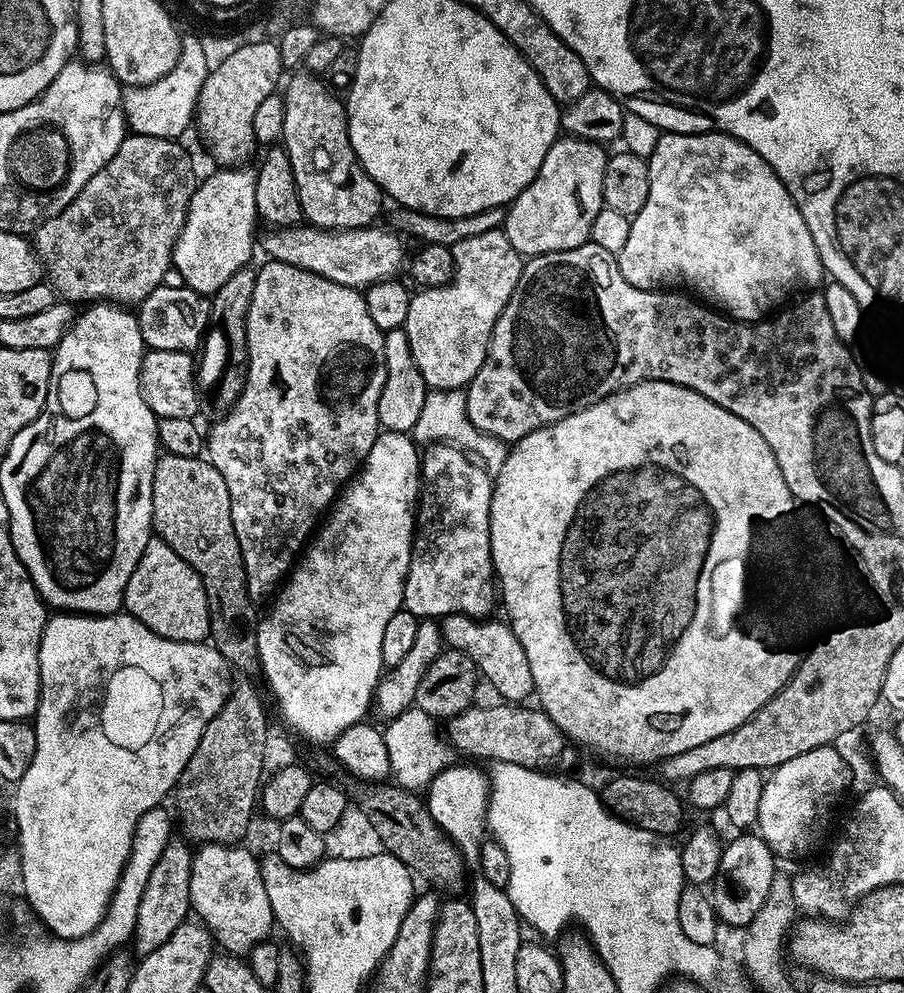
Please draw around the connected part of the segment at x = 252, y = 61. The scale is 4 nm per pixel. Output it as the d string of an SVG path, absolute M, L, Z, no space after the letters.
M268 39L242 46L230 58L219 61L209 71L201 94L197 98L195 123L199 126L200 136L208 147L208 152L220 166L240 166L252 151L258 148L254 138L254 113L258 105L271 92L277 91L280 80L280 45Z

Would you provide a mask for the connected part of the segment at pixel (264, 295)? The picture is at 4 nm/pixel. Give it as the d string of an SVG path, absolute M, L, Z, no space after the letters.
M268 260L264 265L259 265L254 282L254 298L250 298L250 310L246 318L246 346L248 373L244 388L235 406L223 413L212 429L207 429L206 456L218 470L218 474L226 478L226 490L230 490L232 499L230 514L234 518L234 534L238 534L238 546L242 550L242 562L246 570L246 590L253 605L260 606L264 599L267 601L281 587L294 561L309 543L318 521L329 511L341 489L356 475L364 459L370 454L376 437L380 435L382 429L378 418L378 398L382 398L382 386L386 382L386 354L384 333L378 326L374 326L374 318L370 318L363 295L357 289L330 282L330 278L310 274L310 270L302 270L298 266L286 266L286 262L277 260Z

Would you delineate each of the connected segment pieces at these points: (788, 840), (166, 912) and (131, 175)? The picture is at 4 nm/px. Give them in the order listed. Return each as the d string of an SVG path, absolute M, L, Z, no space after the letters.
M829 746L798 754L790 762L771 769L762 790L762 806L758 806L758 835L764 839L777 857L804 856L820 844L832 807L848 788L848 764L839 747Z
M173 838L169 840L166 850L162 850L158 863L154 865L154 871L150 879L146 881L146 890L142 894L142 902L138 906L138 922L134 933L134 945L140 951L141 957L149 956L178 926L187 921L190 916L192 903L190 902L190 870L194 848L191 843L183 839Z
M125 135L114 158L82 186L70 206L36 227L34 247L44 266L47 283L65 301L139 306L155 288L165 283L164 275L172 268L172 251L198 183L192 160L182 144L179 139Z

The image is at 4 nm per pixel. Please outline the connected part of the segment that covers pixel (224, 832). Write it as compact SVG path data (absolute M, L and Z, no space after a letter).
M240 678L233 683L232 692L228 696L227 702L222 706L222 710L218 714L214 714L214 718L206 726L206 730L202 734L202 738L198 742L198 746L194 750L194 754L190 758L190 762L186 762L186 770L182 770L180 780L174 789L174 800L176 796L176 804L180 807L180 816L178 812L178 824L184 827L183 835L189 841L195 842L197 845L201 844L240 844L241 841L249 834L253 827L254 813L258 808L258 793L262 788L262 777L265 775L266 769L263 762L263 755L265 753L266 740L270 735L270 728L268 728L268 716L264 713L264 704L260 701L260 696L256 693L256 688L251 684L251 679Z

